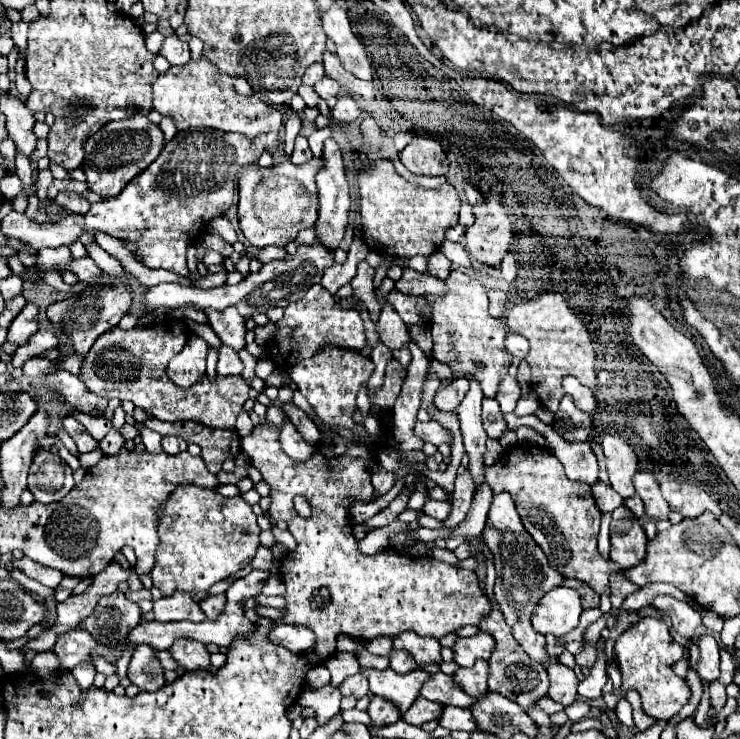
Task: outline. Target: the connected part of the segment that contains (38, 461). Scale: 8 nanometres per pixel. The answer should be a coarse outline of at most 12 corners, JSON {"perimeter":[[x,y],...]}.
{"perimeter":[[41,449],[27,489],[39,503],[61,501],[73,471],[53,449]]}

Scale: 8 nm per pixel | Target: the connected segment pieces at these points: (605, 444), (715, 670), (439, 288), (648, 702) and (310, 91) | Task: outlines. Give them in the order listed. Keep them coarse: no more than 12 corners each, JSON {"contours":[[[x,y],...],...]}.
{"contours":[[[601,441],[611,487],[629,499],[639,459],[629,443]],[[713,635],[697,641],[697,673],[705,681],[719,677],[719,645]],[[403,267],[395,287],[403,295],[443,295],[445,281]],[[645,617],[623,631],[623,675],[609,709],[637,689],[653,719],[671,719],[691,689],[671,671],[683,657],[669,627]],[[299,87],[299,95],[307,103],[307,107],[315,107],[319,95],[313,87]]]}

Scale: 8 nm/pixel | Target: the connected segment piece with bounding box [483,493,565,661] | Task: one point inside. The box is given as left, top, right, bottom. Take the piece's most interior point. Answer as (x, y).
(524, 575)

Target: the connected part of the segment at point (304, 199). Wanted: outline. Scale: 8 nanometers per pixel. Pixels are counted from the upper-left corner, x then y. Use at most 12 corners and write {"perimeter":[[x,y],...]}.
{"perimeter":[[323,157],[247,165],[239,227],[259,249],[317,223]]}

